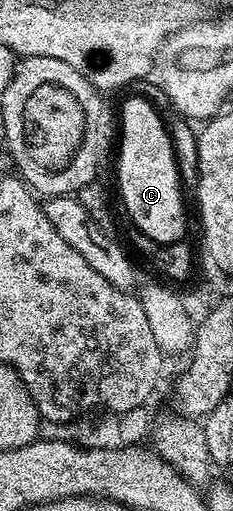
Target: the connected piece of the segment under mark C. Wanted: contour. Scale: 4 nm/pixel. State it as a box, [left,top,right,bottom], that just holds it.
[117,94,188,244]

